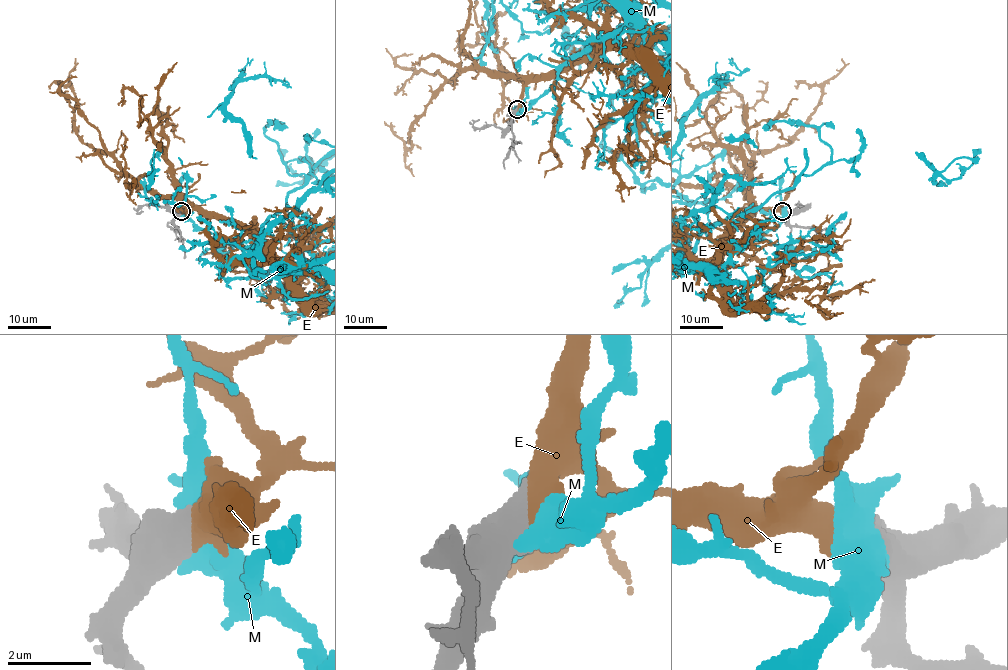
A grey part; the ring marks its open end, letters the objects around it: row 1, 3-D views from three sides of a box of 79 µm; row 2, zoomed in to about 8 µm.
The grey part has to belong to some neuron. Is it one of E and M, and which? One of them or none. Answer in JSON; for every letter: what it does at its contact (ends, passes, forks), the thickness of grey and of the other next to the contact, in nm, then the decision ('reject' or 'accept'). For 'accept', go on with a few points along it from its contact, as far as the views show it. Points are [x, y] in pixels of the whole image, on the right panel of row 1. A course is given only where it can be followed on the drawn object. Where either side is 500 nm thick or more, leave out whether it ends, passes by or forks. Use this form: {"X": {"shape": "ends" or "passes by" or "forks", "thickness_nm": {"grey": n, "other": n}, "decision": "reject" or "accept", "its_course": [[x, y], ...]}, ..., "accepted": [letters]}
{"E": {"thickness_nm": {"grey": 750, "other": 600}, "decision": "accept"}, "M": {"thickness_nm": {"grey": 600, "other": 750}, "decision": "reject"}, "accepted": ["E"]}

